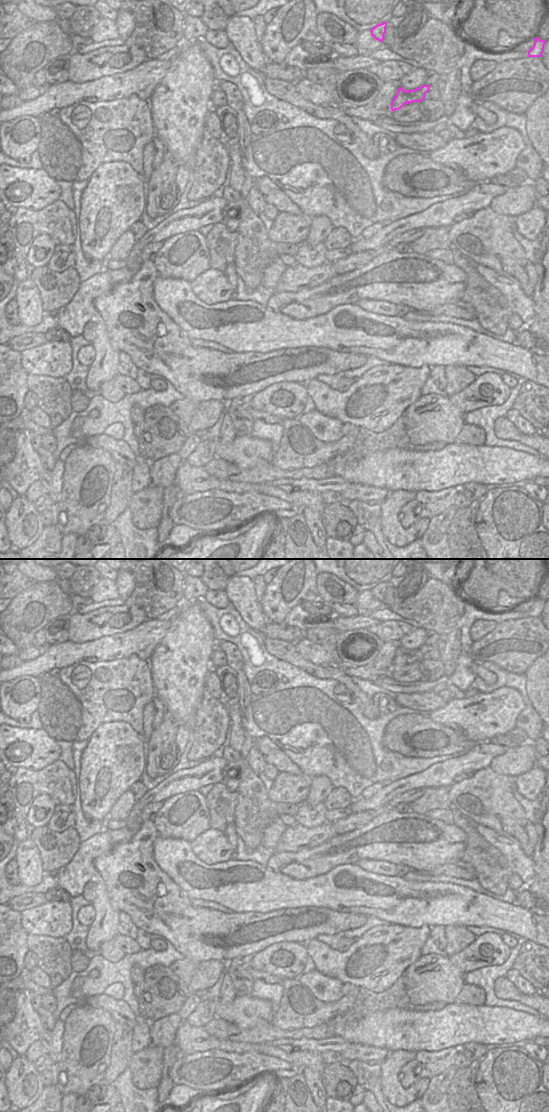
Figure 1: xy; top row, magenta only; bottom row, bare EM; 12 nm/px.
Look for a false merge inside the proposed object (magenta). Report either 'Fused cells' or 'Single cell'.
Fused cells

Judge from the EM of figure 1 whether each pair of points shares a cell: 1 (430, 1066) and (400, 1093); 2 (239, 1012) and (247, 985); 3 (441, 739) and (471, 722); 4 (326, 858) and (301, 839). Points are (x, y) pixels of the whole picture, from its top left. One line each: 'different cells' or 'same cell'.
1: different cells
2: different cells
3: different cells
4: different cells

